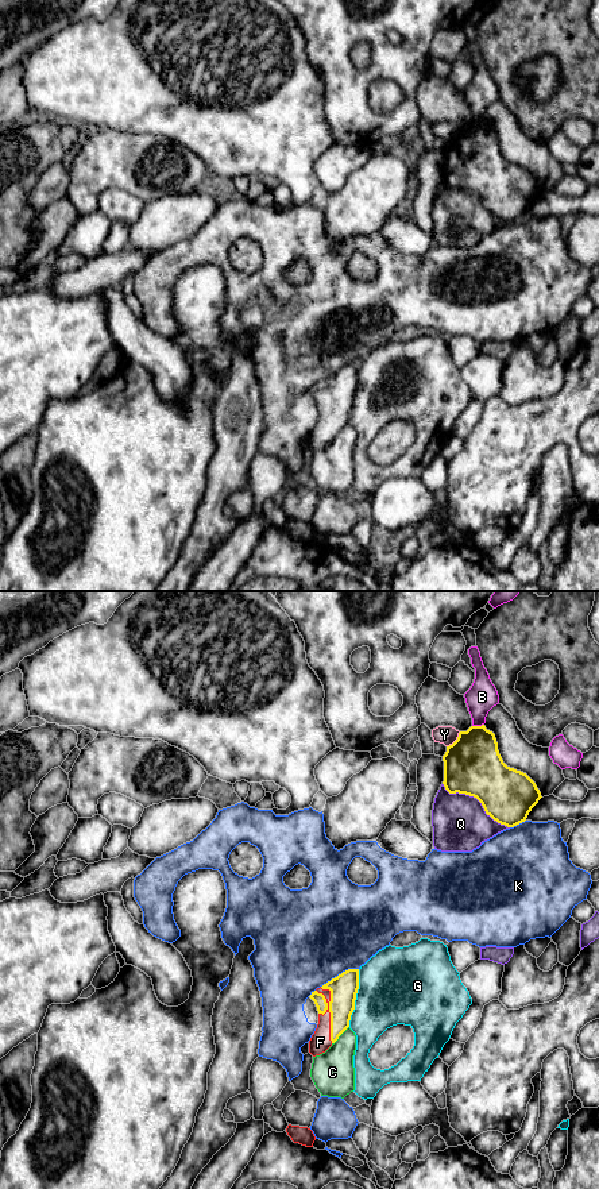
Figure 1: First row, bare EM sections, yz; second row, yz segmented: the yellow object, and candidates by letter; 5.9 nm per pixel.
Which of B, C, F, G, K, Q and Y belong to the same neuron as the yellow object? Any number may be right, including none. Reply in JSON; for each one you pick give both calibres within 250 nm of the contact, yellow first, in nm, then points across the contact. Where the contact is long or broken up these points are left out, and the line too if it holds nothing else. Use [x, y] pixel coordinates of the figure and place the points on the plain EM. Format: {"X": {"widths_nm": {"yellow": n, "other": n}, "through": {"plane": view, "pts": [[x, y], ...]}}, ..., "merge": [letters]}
{"F": {"widths_nm": {"yellow": 160, "other": 120}, "through": {"plane": "yz", "pts": [[343, 383], [329, 406], [329, 424], [320, 437]]}}, "merge": ["F"]}

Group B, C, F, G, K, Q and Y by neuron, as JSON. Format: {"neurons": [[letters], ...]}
{"neurons": [["B"], ["C"], ["F"], ["G"], ["K"], ["Q"], ["Y"]]}

